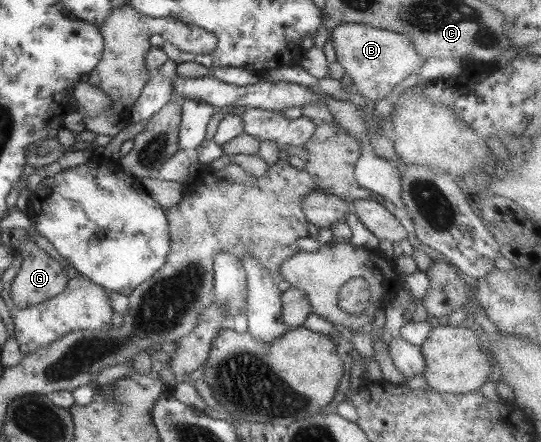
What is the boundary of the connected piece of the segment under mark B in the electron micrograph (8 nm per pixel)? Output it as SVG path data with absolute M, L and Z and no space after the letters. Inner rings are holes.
M346 23L330 29L335 60L344 68L351 79L354 91L359 92L373 104L382 97L389 98L398 81L406 79L410 71L423 61L416 53L413 43L402 34L386 28L372 28L362 23Z

